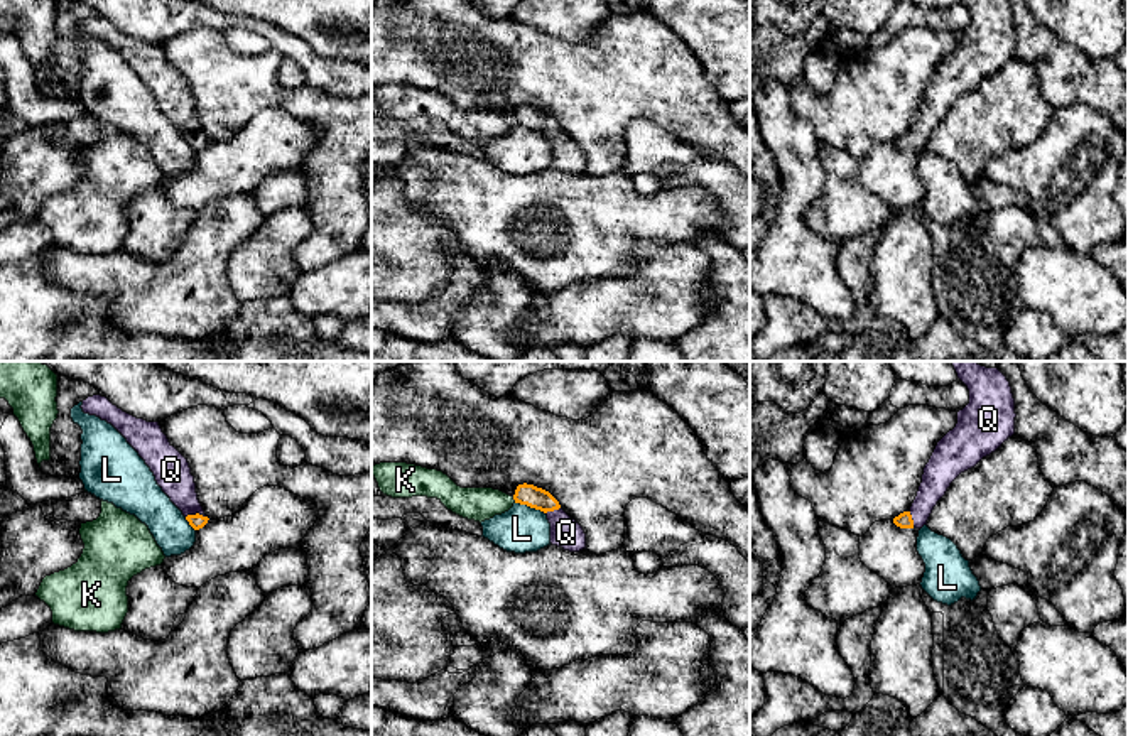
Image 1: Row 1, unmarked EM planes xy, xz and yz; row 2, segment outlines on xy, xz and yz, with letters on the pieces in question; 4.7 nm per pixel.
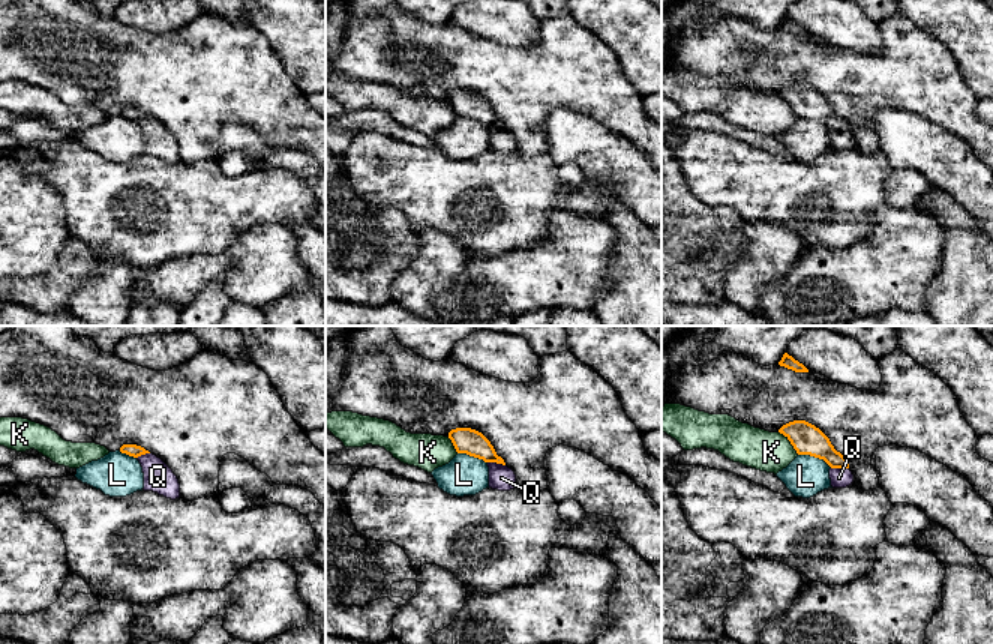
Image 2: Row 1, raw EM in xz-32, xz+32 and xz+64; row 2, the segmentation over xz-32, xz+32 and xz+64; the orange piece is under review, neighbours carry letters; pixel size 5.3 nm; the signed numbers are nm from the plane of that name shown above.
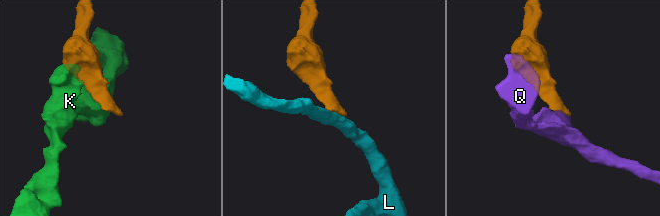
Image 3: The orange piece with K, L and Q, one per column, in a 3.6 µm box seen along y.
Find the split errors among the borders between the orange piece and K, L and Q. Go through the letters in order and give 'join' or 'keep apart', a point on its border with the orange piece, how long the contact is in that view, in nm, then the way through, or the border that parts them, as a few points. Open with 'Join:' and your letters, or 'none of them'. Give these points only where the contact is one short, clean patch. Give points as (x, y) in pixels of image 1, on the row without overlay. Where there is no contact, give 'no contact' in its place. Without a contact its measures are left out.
Join: Q
K: keep apart; contact xz (514, 120); length 40 nm
L: keep apart; contact xz (531, 129); length 160 nm; border xz (515, 124), (539, 130), (544, 135)
Q: join; contact xy (196, 135); length 100 nm; way xy (196, 144), (196, 135), (171, 92)

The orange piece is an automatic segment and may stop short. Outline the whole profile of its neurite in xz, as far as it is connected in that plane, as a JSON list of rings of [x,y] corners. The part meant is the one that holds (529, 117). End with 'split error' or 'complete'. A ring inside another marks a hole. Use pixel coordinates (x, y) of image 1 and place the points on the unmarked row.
[[[523,105],[517,108],[513,122],[515,125],[527,127],[547,137],[552,167],[569,174],[586,170],[583,149],[561,130],[559,123],[549,113]]] | split error

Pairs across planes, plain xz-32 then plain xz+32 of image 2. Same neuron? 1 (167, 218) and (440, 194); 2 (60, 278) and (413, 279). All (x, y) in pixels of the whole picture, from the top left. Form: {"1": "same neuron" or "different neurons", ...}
{"1": "same neuron", "2": "different neurons"}

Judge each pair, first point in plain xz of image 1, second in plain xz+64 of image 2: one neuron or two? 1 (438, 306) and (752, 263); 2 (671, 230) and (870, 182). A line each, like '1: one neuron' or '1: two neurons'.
1: two neurons
2: one neuron

